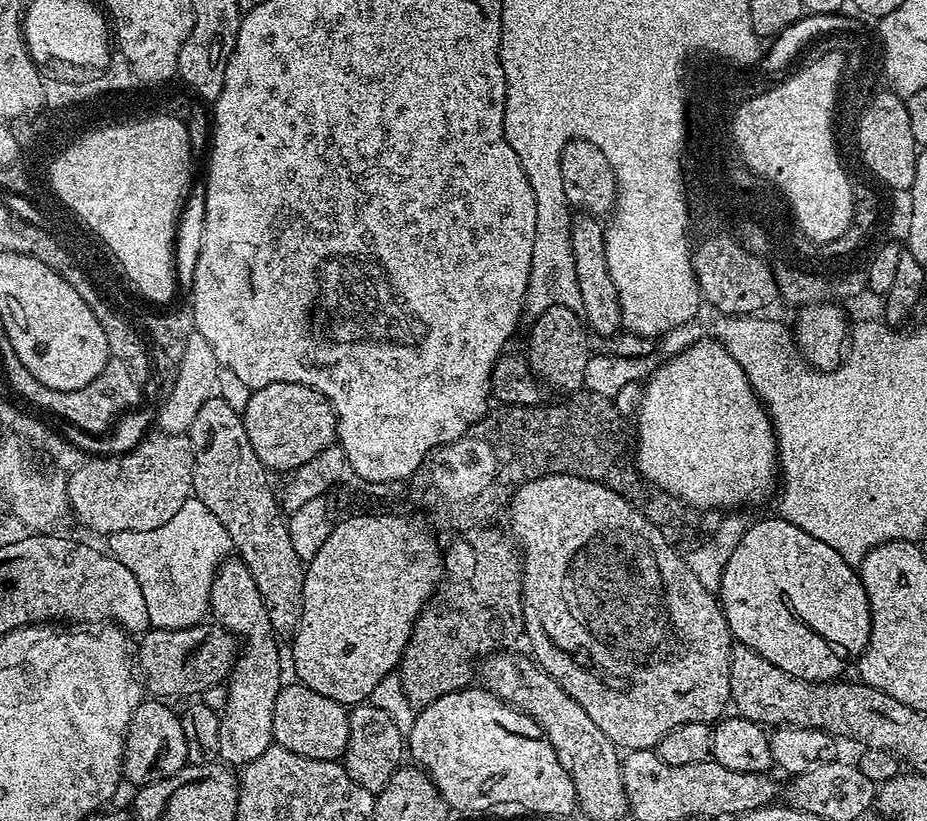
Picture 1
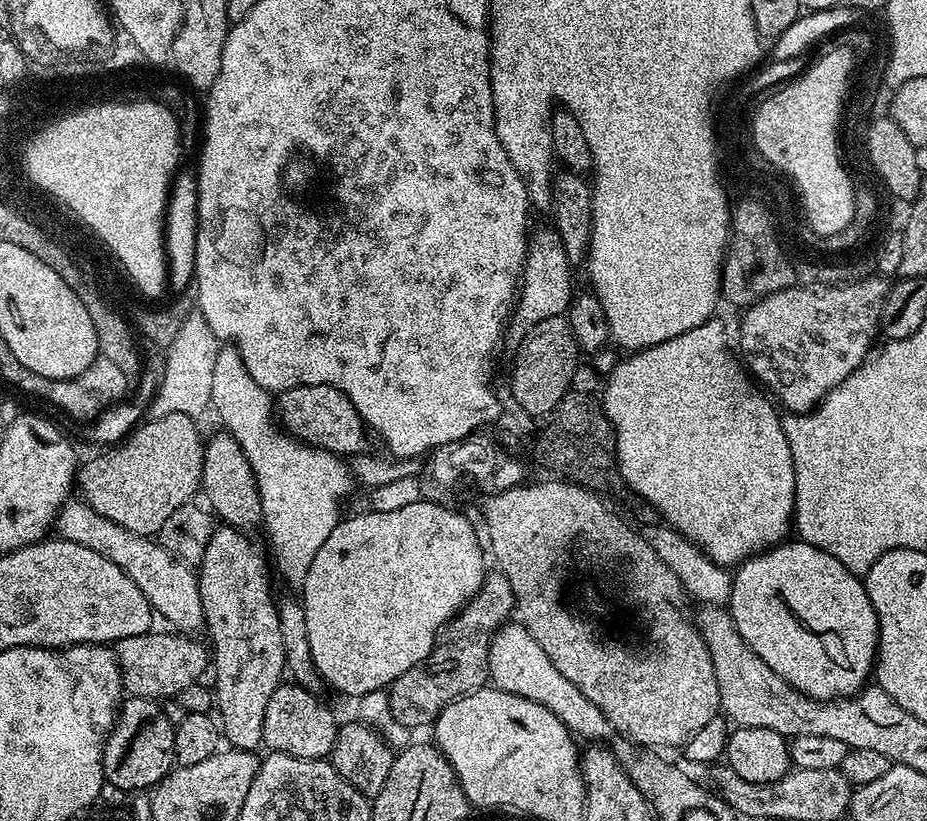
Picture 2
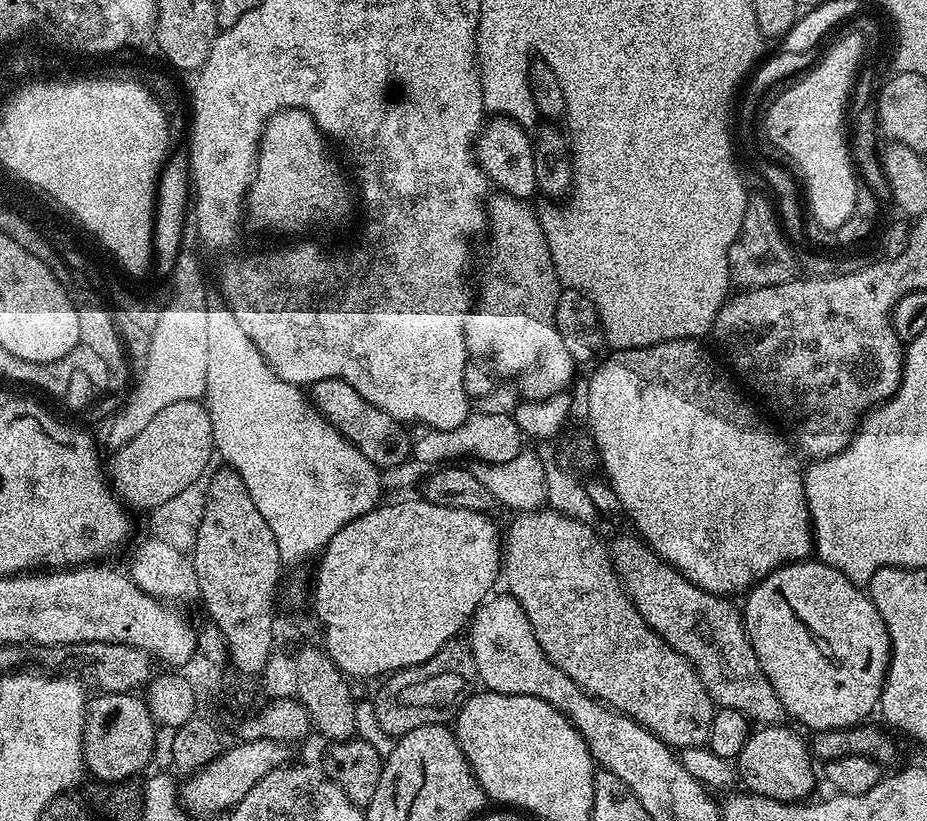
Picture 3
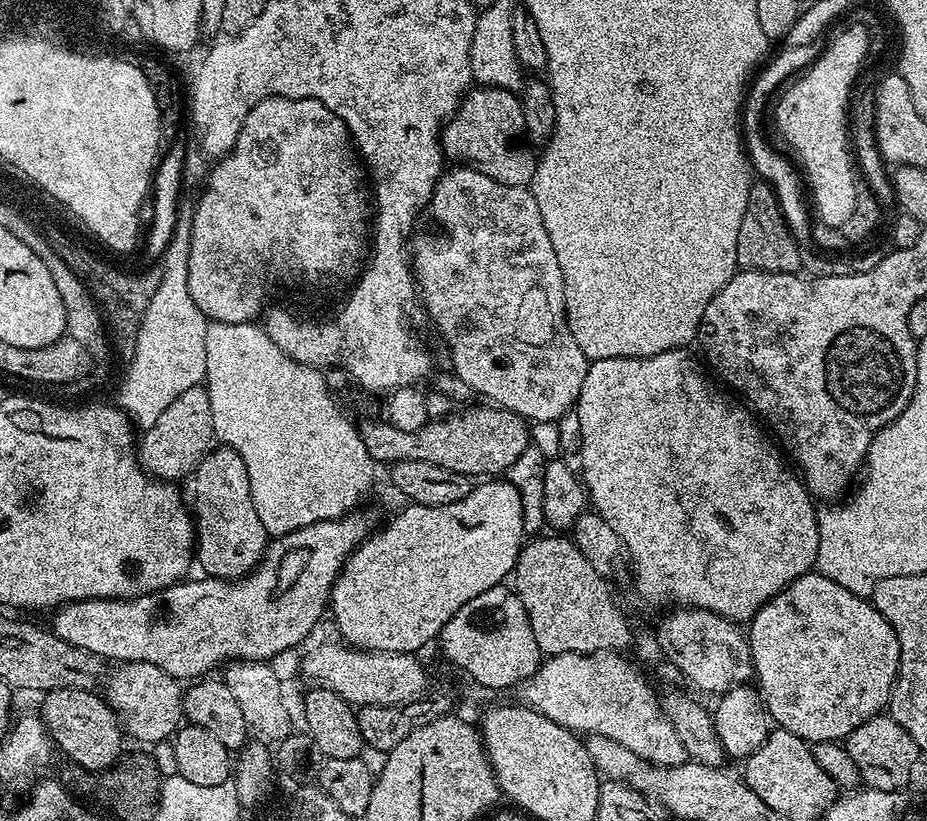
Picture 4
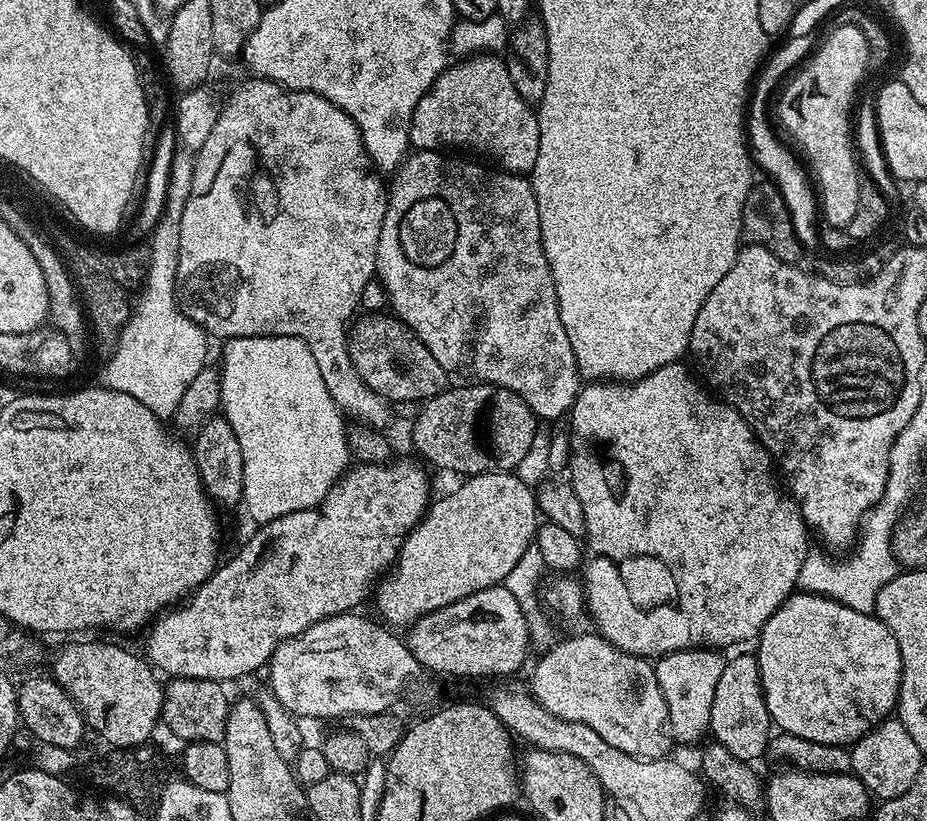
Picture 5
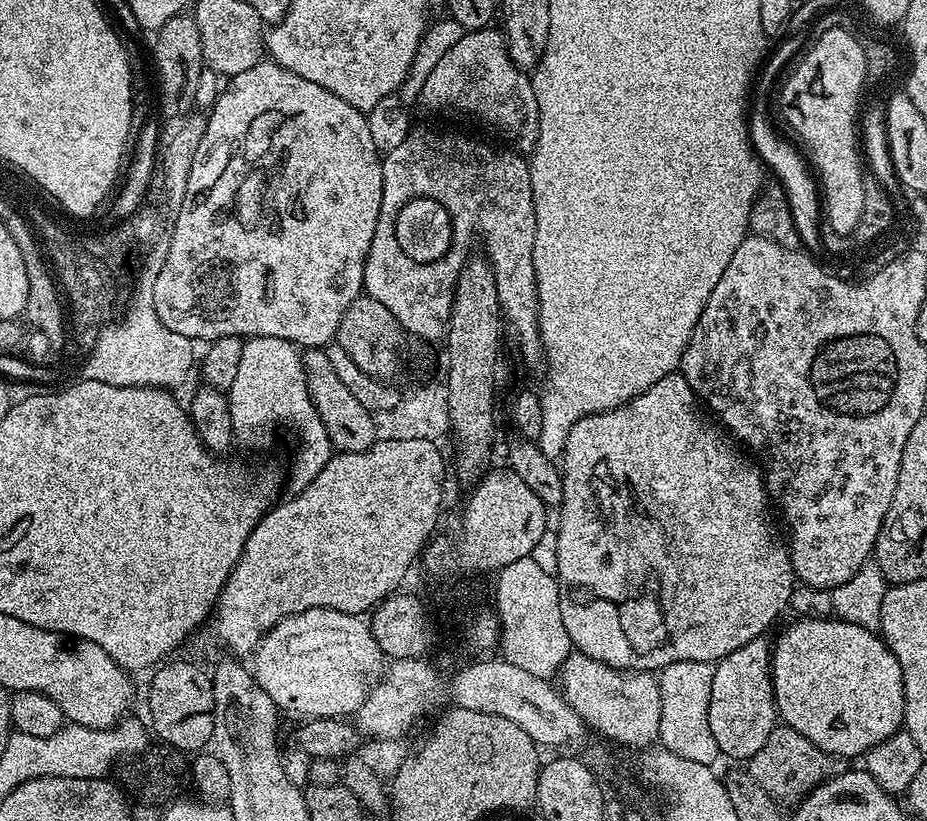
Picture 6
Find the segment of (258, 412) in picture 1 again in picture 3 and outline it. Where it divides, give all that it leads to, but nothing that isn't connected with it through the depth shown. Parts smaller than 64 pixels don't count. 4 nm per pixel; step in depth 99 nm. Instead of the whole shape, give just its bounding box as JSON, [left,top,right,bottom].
[310,378,409,470]

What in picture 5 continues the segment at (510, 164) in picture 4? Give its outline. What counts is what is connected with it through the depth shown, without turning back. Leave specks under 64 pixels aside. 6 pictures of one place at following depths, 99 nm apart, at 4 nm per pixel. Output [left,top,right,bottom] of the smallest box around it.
[408,54,540,174]

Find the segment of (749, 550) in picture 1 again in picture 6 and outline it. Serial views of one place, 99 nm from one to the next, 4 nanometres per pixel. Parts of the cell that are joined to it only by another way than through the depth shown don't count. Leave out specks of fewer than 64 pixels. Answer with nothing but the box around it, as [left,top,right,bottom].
[770,618,904,757]

